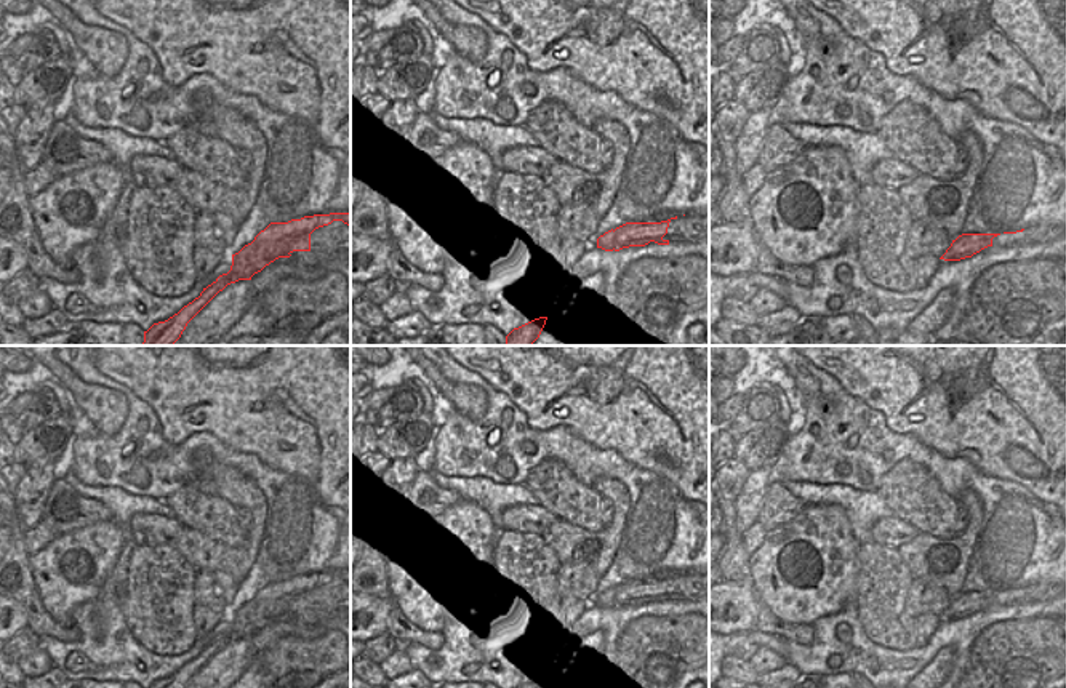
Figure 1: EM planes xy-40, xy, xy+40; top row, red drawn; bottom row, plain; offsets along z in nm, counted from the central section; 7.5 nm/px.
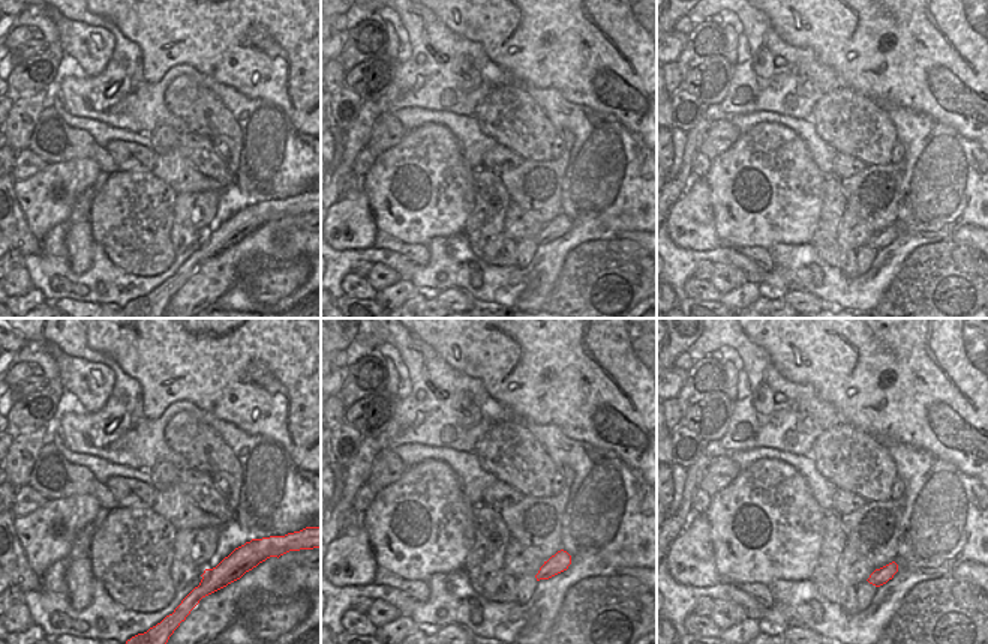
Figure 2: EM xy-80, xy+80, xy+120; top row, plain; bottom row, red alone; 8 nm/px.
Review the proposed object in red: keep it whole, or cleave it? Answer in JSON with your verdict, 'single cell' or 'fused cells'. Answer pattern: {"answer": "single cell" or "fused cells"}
{"answer": "fused cells"}

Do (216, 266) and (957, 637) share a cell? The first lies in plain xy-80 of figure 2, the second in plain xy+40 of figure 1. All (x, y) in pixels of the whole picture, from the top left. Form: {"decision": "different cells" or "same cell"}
{"decision": "different cells"}

